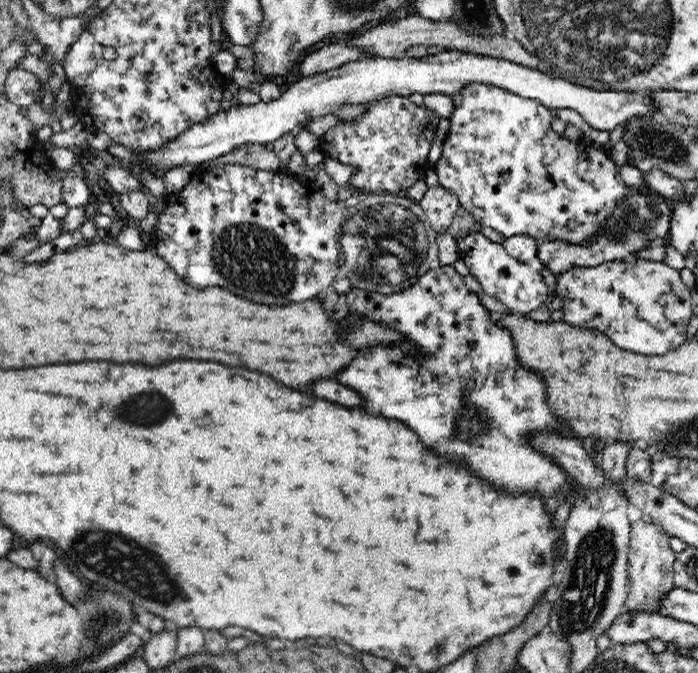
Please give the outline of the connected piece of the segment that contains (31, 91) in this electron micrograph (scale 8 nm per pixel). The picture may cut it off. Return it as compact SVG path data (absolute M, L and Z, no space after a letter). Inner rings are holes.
M16 67L7 75L3 94L12 104L22 108L36 103L41 88L42 84L34 74Z

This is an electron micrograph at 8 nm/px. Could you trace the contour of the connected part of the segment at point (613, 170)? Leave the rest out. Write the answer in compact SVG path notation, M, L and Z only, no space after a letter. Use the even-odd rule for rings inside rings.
M472 82L460 88L460 92L451 95L454 100L455 110L449 116L450 128L449 133L444 141L443 151L439 161L434 166L434 171L438 175L439 184L452 194L459 198L460 206L470 211L474 220L483 226L490 226L503 234L505 237L516 236L517 234L527 234L534 237L538 242L562 240L568 241L574 245L583 243L591 239L603 226L605 220L610 218L611 212L618 208L618 204L629 195L629 186L624 182L617 166L612 162L602 148L595 148L586 140L577 140L576 138L566 139L563 134L554 132L551 127L550 110L539 104L536 100L526 99L510 91L492 86L492 84L482 84Z

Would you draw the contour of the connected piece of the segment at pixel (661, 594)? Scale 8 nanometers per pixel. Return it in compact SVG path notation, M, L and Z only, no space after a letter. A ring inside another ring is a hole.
M643 518L631 524L631 540L628 560L628 598L626 598L623 612L658 613L660 600L664 599L674 588L673 565L677 554L670 545L670 537L660 524L652 523Z

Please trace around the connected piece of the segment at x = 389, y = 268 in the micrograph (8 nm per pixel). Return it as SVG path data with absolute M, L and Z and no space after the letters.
M364 194L356 206L344 207L341 219L341 227L336 230L340 251L338 264L341 275L349 278L351 284L360 290L390 295L402 292L416 284L420 276L424 276L430 268L440 265L437 260L438 233L425 219L425 212L418 202L407 199L406 195Z

